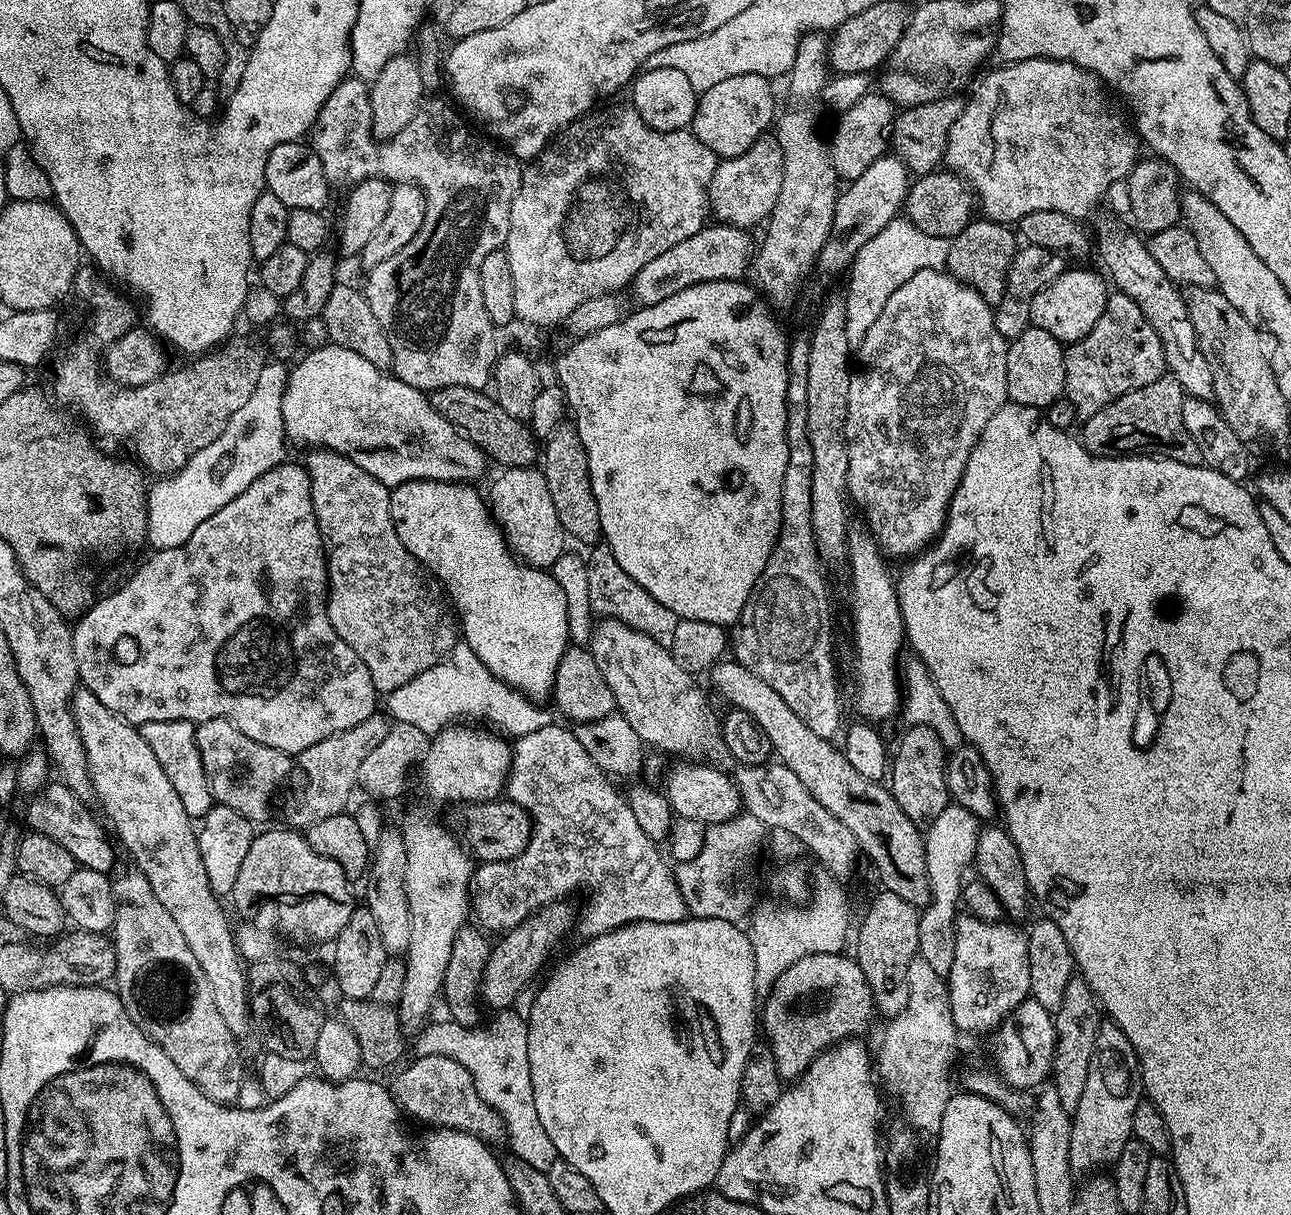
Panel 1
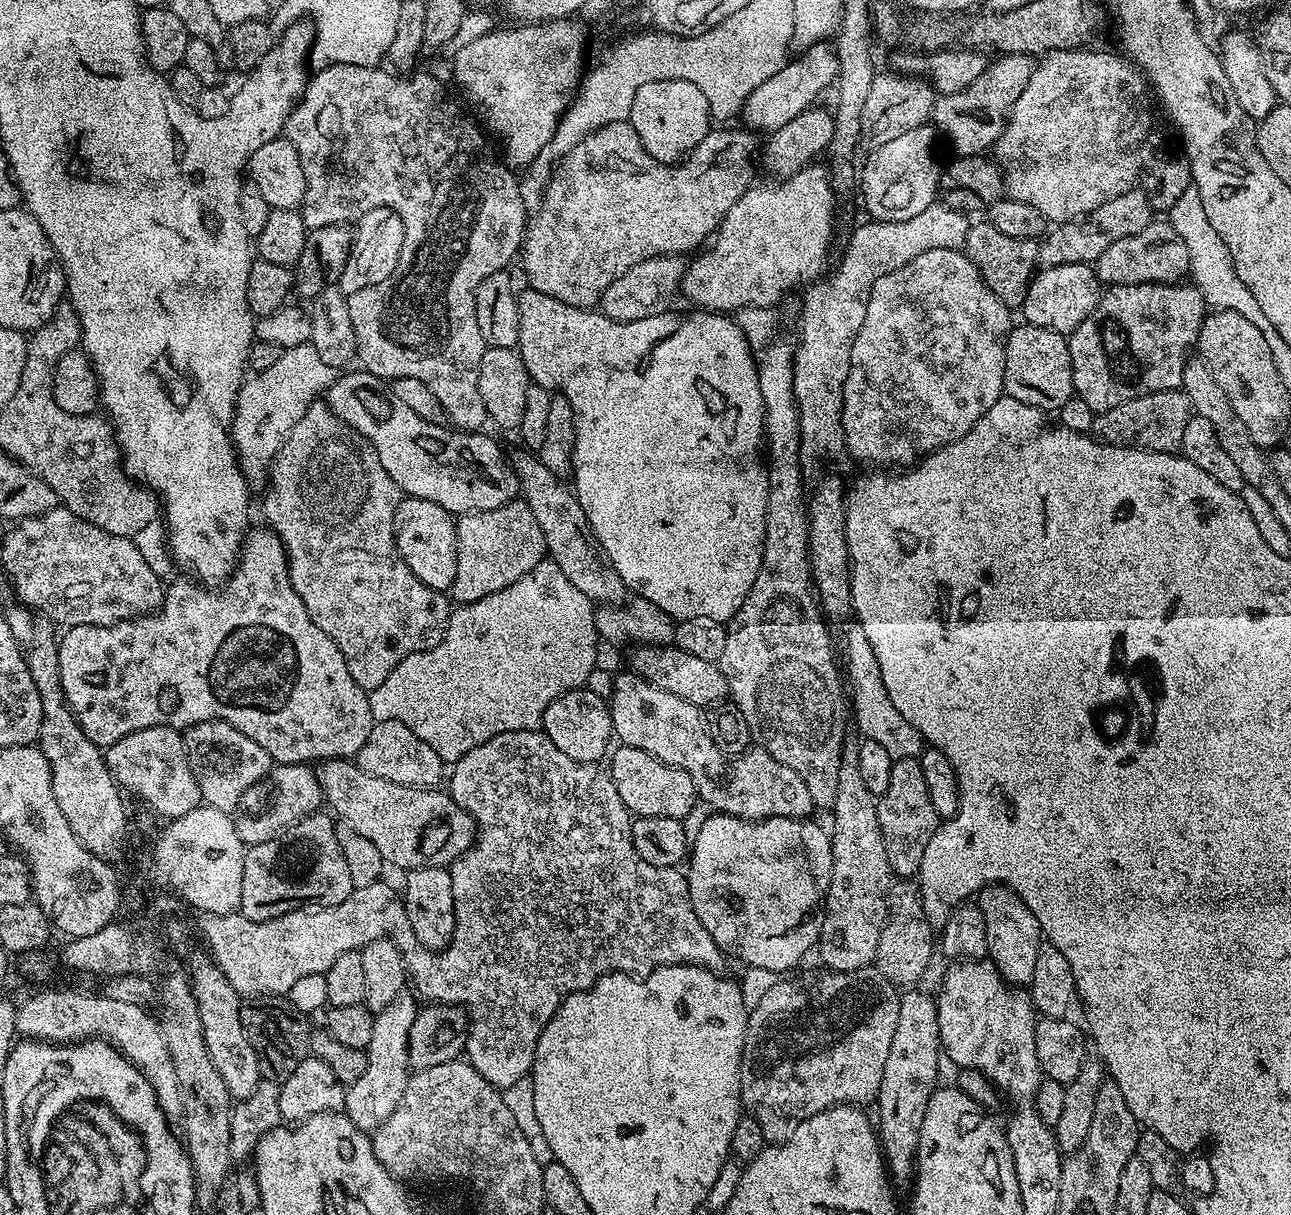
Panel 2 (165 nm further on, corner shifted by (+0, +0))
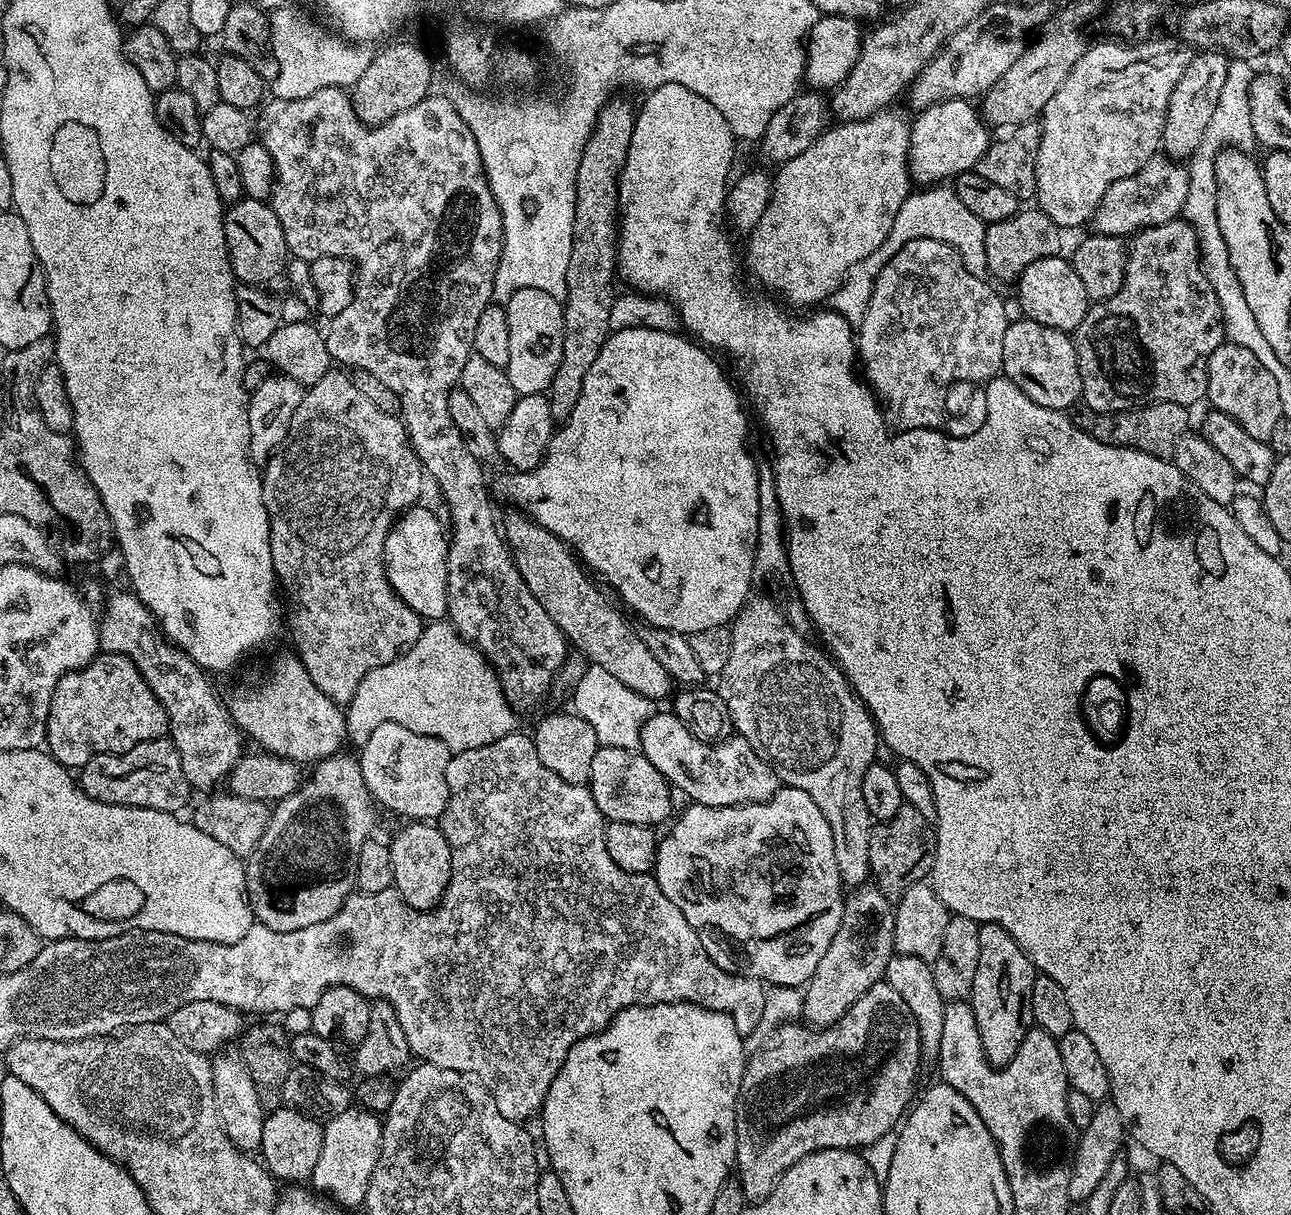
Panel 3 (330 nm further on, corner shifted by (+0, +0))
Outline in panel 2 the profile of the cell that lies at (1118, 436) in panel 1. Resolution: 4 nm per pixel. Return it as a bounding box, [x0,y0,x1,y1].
[1091,391,1192,453]

